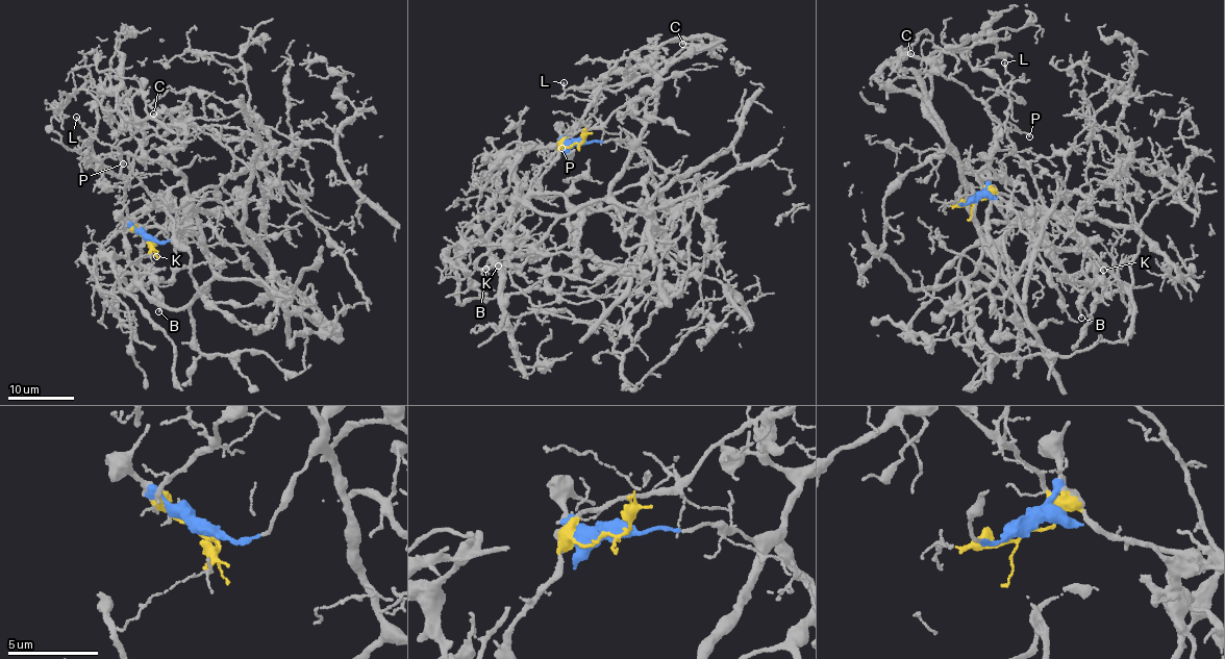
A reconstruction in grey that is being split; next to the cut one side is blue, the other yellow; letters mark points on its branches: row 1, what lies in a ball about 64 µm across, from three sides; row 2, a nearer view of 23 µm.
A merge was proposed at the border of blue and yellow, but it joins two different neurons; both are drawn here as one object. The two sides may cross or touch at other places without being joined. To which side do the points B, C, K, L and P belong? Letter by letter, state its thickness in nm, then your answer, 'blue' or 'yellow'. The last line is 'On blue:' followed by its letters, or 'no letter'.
B: 120 nm thick; yellow
C: 140 nm thick; blue
K: 70 nm thick; yellow
L: 140 nm thick; yellow
P: 120 nm thick; yellow
On blue: C

